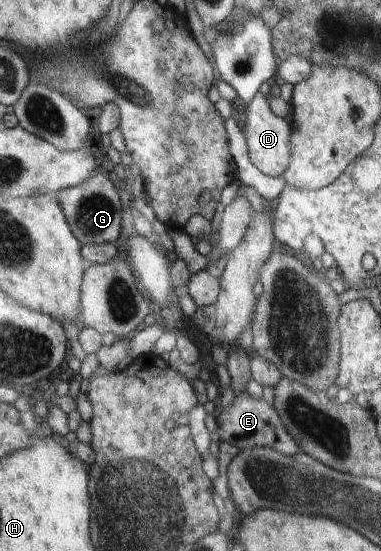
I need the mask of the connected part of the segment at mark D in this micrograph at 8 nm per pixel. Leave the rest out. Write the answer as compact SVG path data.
M257 92L251 103L245 109L245 114L242 116L244 123L244 133L247 138L247 147L251 163L255 165L265 175L271 177L279 177L284 175L290 165L290 135L292 130L291 125L282 117L277 117L270 108L267 97L261 92Z

